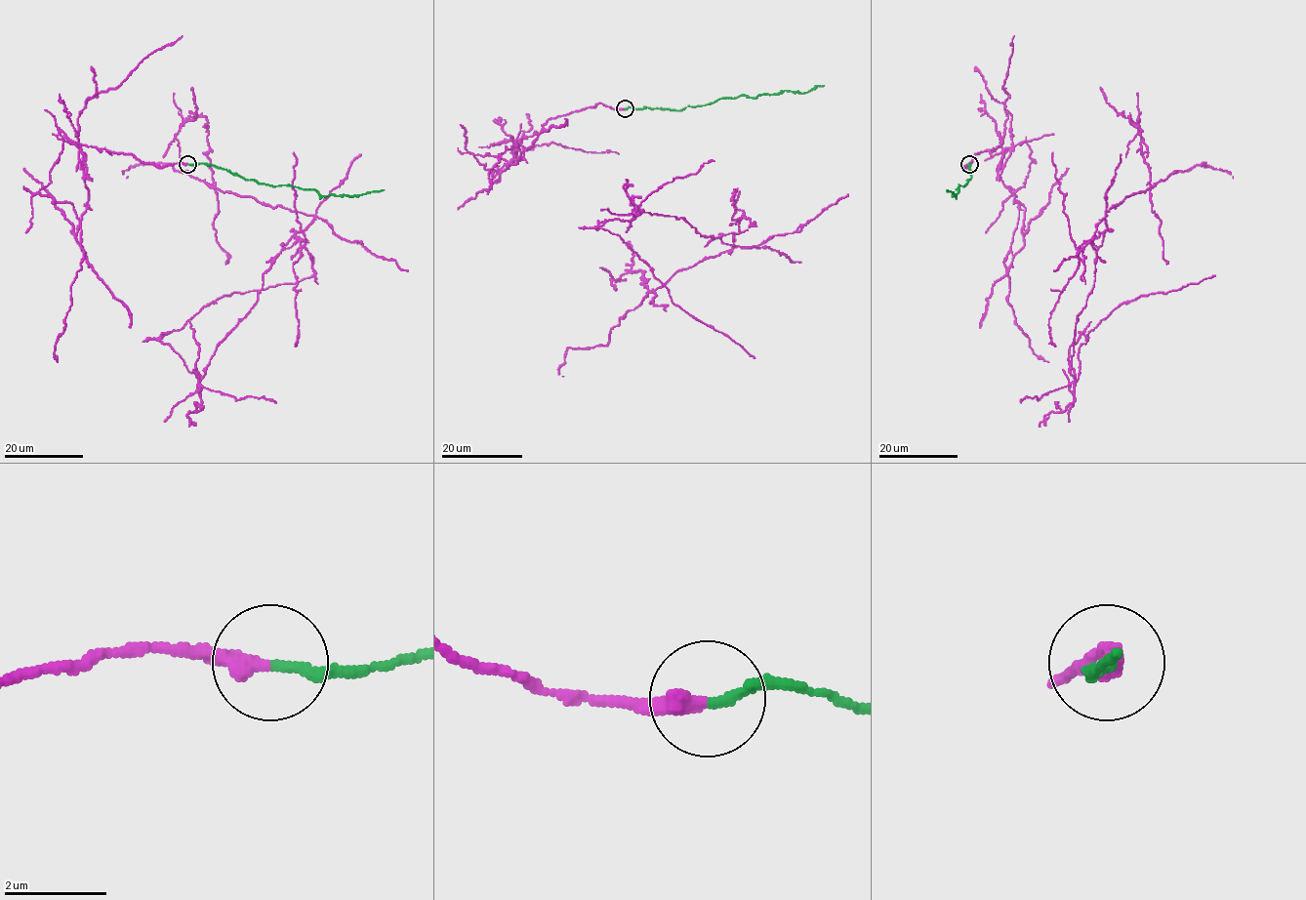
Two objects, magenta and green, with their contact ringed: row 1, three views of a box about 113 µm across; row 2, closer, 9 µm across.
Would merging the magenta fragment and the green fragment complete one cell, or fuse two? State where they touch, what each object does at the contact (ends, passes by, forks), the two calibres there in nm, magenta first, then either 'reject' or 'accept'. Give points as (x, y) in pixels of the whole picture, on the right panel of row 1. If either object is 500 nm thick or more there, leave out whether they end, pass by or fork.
at (969, 164); magenta ends there; green ends there; 360 nm thick on the magenta side, 180 nm on the other; reject

